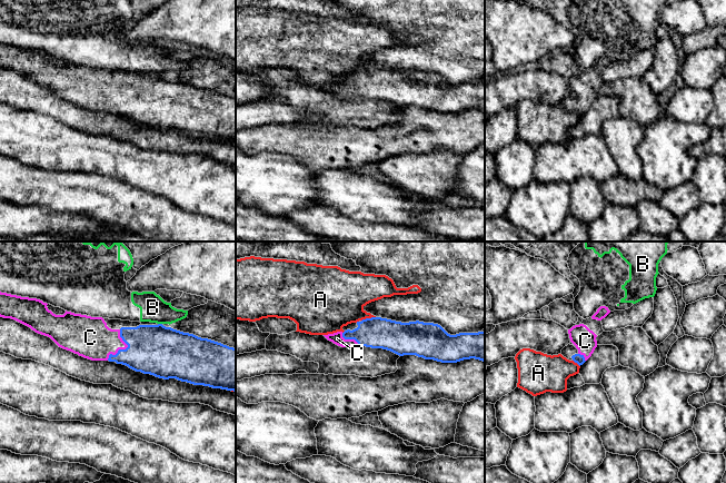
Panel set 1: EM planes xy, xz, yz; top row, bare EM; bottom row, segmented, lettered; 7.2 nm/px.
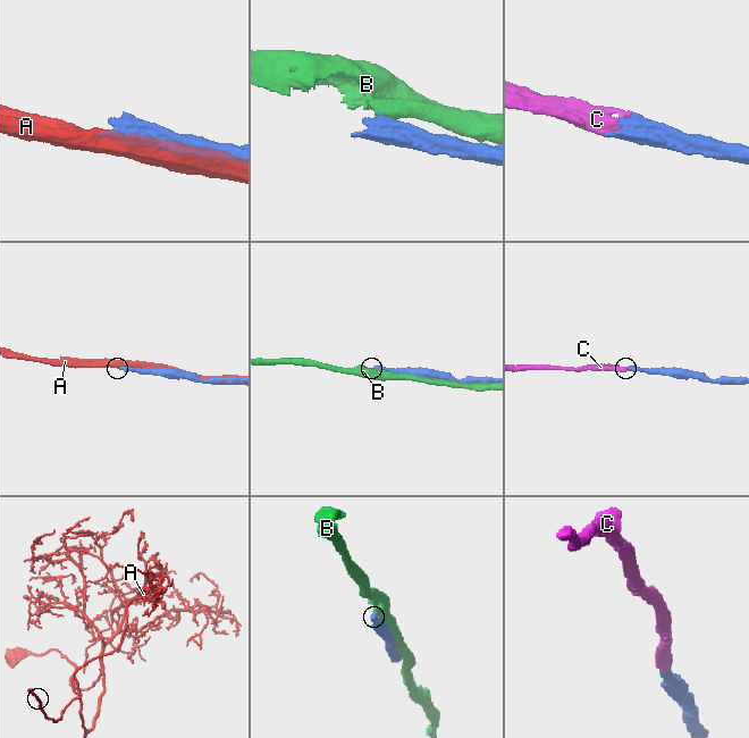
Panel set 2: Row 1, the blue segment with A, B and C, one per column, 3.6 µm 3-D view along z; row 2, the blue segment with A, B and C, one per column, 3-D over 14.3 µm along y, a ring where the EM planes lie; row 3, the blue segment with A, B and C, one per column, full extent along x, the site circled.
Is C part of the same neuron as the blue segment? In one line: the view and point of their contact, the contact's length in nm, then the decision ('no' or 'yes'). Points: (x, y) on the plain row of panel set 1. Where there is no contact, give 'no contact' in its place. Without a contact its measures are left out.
contact xy (123, 100); length 240 nm; yes

